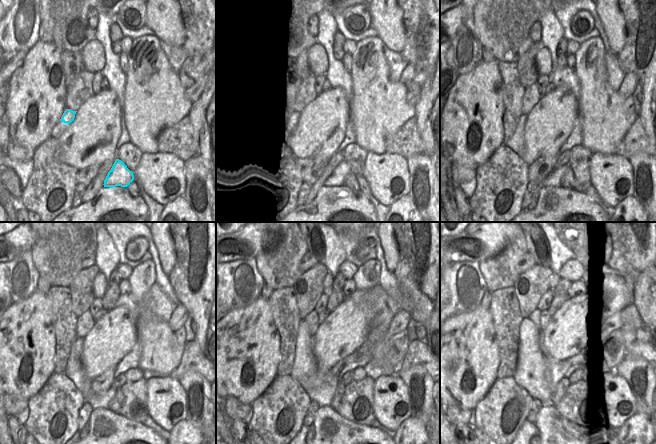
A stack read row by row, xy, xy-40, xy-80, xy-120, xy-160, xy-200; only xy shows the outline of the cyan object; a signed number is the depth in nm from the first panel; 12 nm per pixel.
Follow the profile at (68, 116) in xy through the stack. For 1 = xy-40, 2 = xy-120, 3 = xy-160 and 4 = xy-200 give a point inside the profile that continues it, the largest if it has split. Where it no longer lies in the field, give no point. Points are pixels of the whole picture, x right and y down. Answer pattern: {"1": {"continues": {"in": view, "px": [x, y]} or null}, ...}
{"1": {"continues": {"in": "xy-40", "px": [294, 116]}}, "2": {"continues": {"in": "xy-120", "px": [74, 370]}}, "3": {"continues": {"in": "xy-160", "px": [320, 389]}}, "4": {"continues": {"in": "xy-200", "px": [531, 366]}}}

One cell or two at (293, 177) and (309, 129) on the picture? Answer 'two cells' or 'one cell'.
two cells

